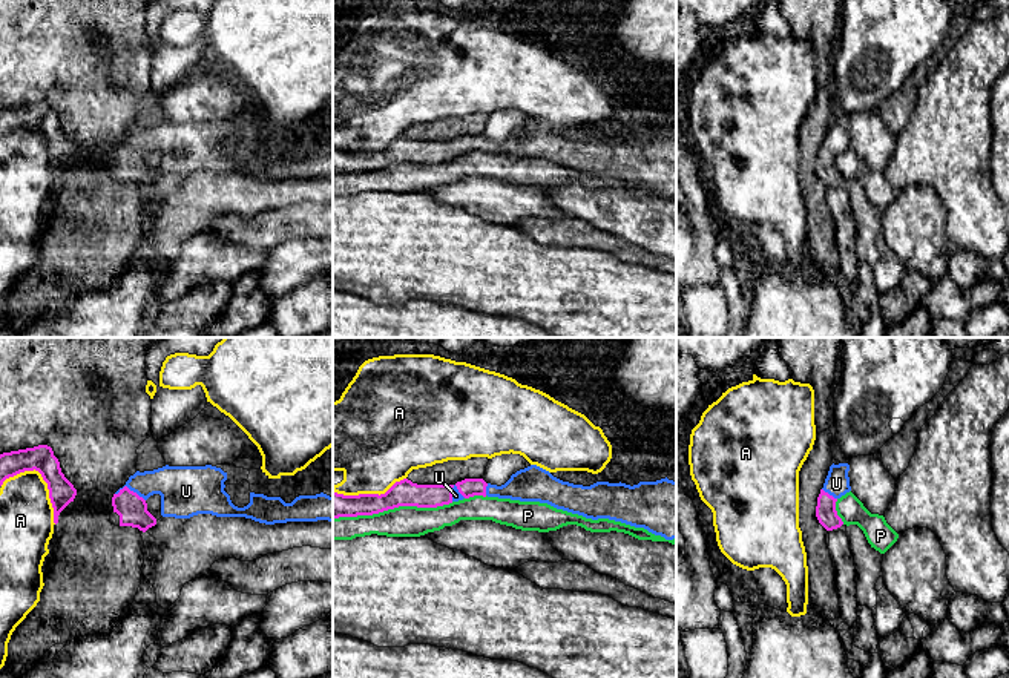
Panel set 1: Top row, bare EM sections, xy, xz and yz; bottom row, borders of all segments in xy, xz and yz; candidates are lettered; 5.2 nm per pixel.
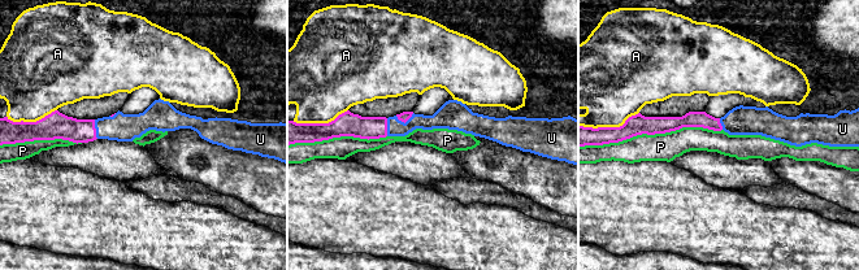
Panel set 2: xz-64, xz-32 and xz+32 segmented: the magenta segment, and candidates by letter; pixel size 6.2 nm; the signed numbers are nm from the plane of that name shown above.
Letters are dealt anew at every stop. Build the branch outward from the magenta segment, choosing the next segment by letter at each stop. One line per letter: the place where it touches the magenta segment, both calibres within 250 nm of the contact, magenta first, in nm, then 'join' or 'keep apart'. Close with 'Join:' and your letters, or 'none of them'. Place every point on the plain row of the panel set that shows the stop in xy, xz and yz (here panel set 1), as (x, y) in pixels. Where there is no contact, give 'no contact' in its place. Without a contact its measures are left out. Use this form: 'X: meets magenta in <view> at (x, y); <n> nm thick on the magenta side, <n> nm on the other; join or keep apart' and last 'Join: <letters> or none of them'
A: meets magenta in xy at (43, 135); 140 nm thick on the magenta side, 280 nm on the other; keep apart
P: meets magenta in xz at (393, 164); 140 nm thick on the magenta side, 160 nm on the other; keep apart
U: meets magenta in xy at (129, 146); 160 nm thick on the magenta side, 200 nm on the other; join
Join: U

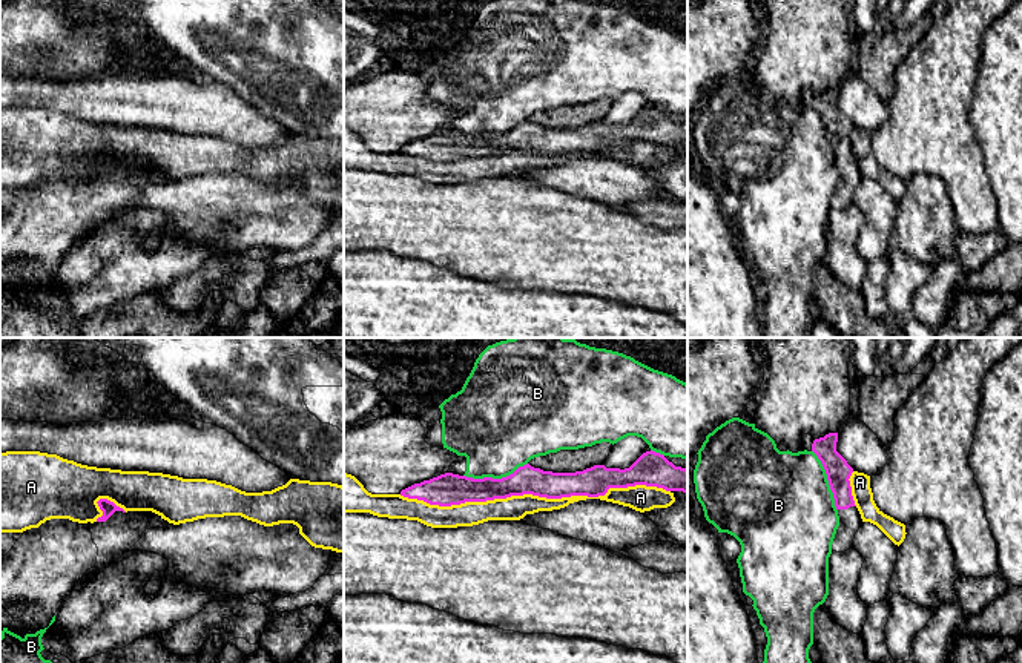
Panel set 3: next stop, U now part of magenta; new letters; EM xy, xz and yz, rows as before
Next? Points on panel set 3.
A: meets magenta in xz at (534, 151); 150 nm thick on the magenta side, 130 nm on the other; keep apart
B: meets magenta in xz at (494, 135); 170 nm thick on the magenta side, 440 nm on the other; keep apart
Join: none of them

